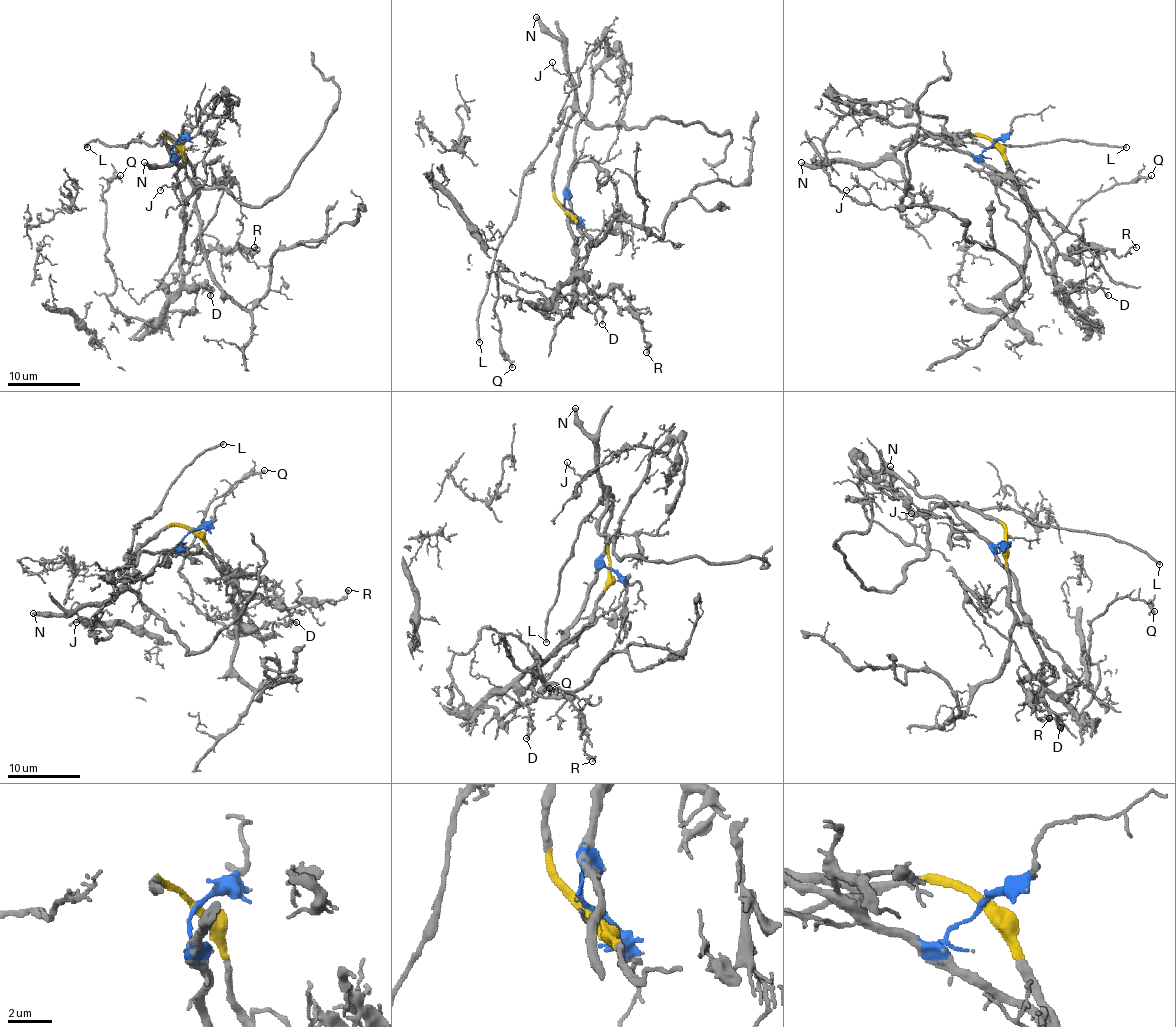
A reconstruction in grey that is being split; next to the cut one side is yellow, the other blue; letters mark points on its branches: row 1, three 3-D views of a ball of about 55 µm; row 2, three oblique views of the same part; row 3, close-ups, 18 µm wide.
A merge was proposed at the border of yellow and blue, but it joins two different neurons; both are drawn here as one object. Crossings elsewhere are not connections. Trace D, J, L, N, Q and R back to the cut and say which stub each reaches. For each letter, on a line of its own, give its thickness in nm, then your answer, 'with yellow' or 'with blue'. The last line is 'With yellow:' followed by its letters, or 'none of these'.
D: calibre 170 nm; with blue
J: calibre 80 nm; with blue
L: calibre 240 nm; with yellow
N: calibre 380 nm; with yellow
Q: calibre 170 nm; with blue
R: calibre 190 nm; with blue
With yellow: L, N

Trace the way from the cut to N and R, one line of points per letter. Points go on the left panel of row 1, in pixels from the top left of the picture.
N: (173, 144), (160, 137), (166, 135), (175, 140), (182, 153), (182, 162), (162, 166), (148, 166), (144, 162)
R: (175, 144), (184, 229), (182, 256), (198, 263), (215, 249), (249, 249), (253, 256), (260, 249), (254, 247)

